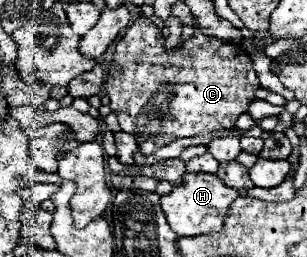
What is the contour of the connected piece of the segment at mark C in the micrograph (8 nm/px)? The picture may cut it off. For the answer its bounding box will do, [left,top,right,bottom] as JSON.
[104,16,260,156]

